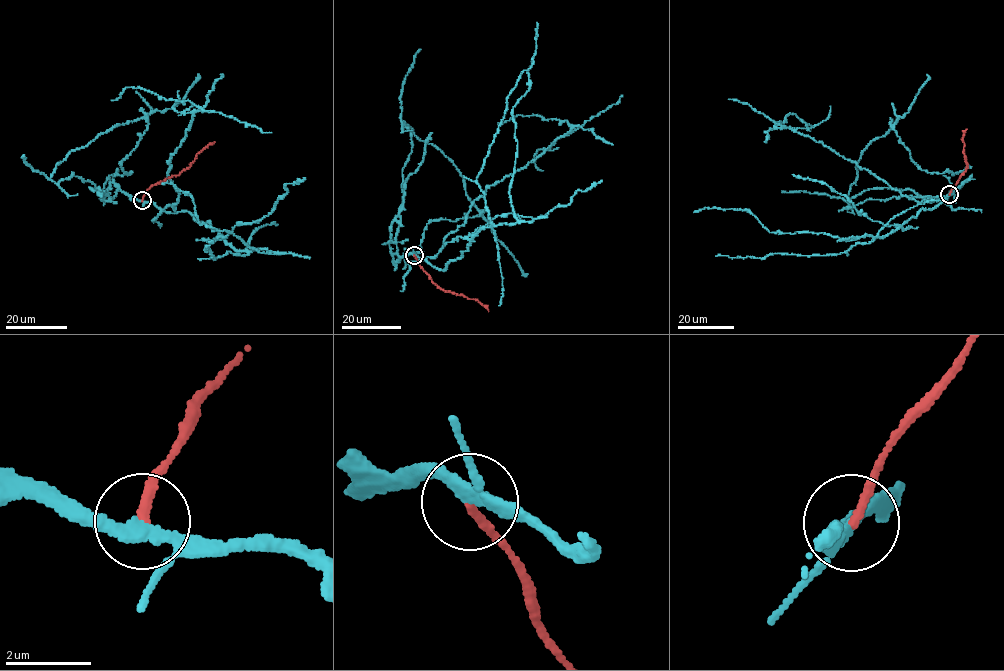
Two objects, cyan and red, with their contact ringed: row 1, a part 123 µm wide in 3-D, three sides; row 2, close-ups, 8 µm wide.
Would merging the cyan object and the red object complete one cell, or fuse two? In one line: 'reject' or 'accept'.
reject

